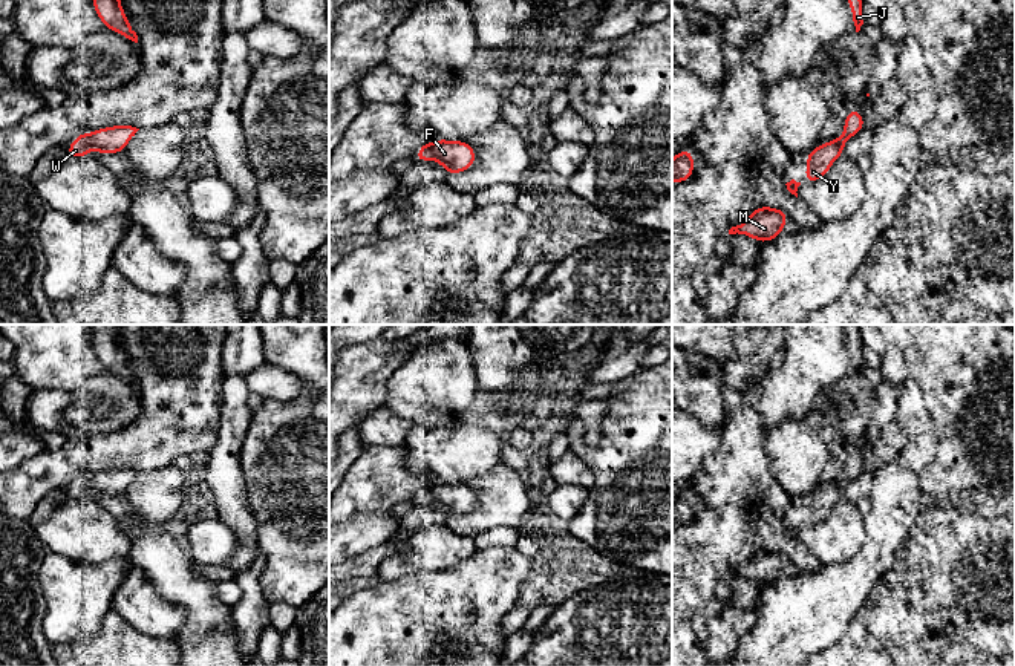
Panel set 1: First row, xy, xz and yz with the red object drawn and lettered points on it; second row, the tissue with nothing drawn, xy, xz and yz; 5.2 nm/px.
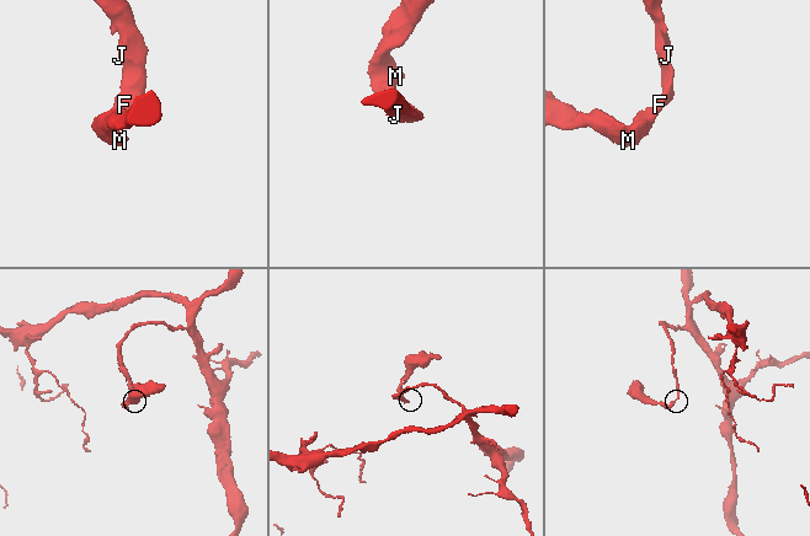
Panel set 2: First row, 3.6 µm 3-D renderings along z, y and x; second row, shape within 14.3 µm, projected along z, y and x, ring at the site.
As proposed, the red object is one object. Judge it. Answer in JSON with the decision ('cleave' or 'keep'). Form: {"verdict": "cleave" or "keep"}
{"verdict": "keep"}

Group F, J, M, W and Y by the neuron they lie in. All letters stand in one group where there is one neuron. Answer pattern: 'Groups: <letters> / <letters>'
Groups: F J M W Y

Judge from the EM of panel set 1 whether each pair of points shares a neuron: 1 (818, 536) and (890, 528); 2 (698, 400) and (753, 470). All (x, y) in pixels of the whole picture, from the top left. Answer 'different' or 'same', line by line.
1: different
2: different

